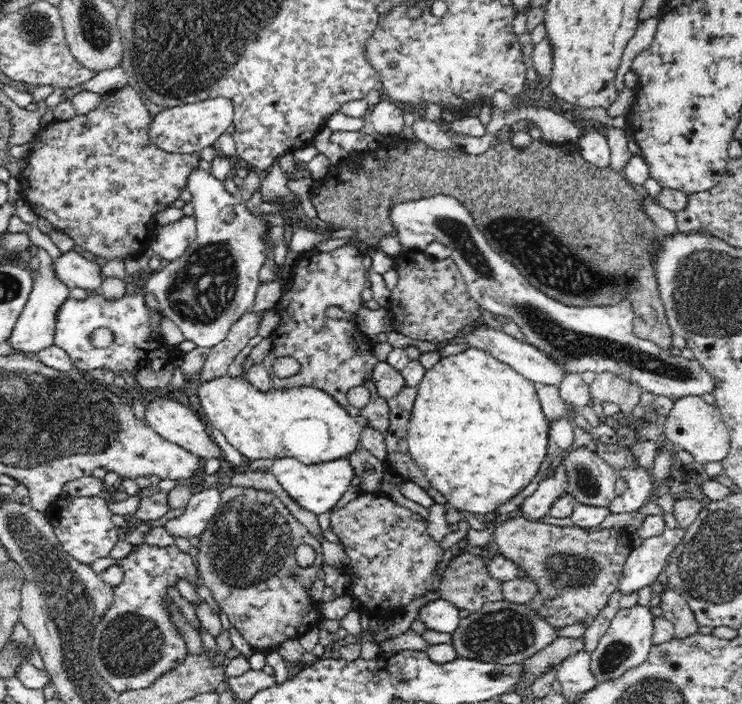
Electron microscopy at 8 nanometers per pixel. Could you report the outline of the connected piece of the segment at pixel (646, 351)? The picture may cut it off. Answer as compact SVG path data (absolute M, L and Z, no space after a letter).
M436 195L420 200L398 202L390 206L390 219L396 227L396 237L402 248L407 250L422 250L424 252L428 243L438 241L451 250L451 257L461 270L462 276L468 285L471 297L478 303L478 306L489 310L495 316L506 316L512 318L512 322L525 336L525 341L538 350L541 350L548 358L551 358L558 367L562 367L566 373L593 372L612 373L642 387L642 391L651 392L658 396L668 397L676 402L686 396L698 396L703 394L713 395L717 388L717 381L708 373L698 359L688 359L674 356L669 349L662 349L652 341L638 338L634 335L633 319L635 311L629 302L622 300L618 304L606 305L604 308L570 308L564 306L546 294L542 294L524 278L508 260L502 258L498 252L488 246L488 240L484 238L469 210L452 196Z

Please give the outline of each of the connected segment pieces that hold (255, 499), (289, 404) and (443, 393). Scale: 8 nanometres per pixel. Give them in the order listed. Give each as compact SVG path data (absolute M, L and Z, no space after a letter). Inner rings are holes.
M230 485L222 488L221 500L219 512L199 536L196 559L199 576L211 590L219 608L228 615L230 624L255 651L264 654L276 652L281 642L299 639L322 620L320 604L314 603L307 593L324 563L320 541L271 492ZM300 544L308 544L315 550L315 561L311 566L302 568L296 563L294 553Z
M242 376L215 377L198 386L202 411L247 460L292 457L304 464L348 458L361 445L362 427L327 392L312 387L262 392Z
M470 347L458 354L441 357L441 359L428 370L420 385L416 388L417 396L411 413L410 422L407 428L407 442L409 452L415 463L422 469L426 478L431 482L431 486L436 488L442 494L450 505L456 511L465 511L474 514L486 515L496 511L500 506L514 498L516 494L522 492L543 463L547 450L549 449L549 422L543 414L541 403L538 397L537 384L523 378L520 373L512 369L507 364L500 362L491 354L483 350Z

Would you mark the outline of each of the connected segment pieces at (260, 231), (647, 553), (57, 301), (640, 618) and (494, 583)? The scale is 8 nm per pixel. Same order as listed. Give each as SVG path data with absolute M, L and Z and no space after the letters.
M199 168L188 176L188 184L186 184L187 189L191 192L192 199L191 204L195 209L195 223L197 228L196 238L193 244L186 249L186 252L176 260L170 261L170 263L162 270L158 270L152 273L152 276L145 280L145 289L143 291L136 291L134 289L134 283L132 281L127 282L125 296L132 296L132 294L140 294L144 295L146 292L150 292L150 294L154 294L158 300L159 310L162 312L163 316L173 320L183 332L184 340L190 340L190 342L194 342L196 346L205 346L206 348L210 348L215 344L218 344L221 340L224 340L229 333L230 327L246 312L250 311L252 308L258 290L258 272L260 272L260 268L266 260L268 260L268 256L270 256L270 246L266 243L266 232L270 230L271 226L264 220L264 218L260 217L260 213L250 213L248 209L246 209L246 202L242 202L239 200L237 195L232 195L226 191L224 187L224 182L222 179L216 178L211 173L206 173L204 170L200 170Z
M666 528L658 536L641 541L628 555L620 572L618 590L622 594L650 588L658 574L664 570L670 554L680 544L686 528Z
M42 248L33 249L33 254L36 254L40 261L38 270L34 272L33 289L17 318L10 338L7 340L16 352L23 355L35 355L40 350L44 350L44 348L48 348L48 346L53 344L56 324L55 314L64 302L64 299L70 297L70 288L61 280L58 280L58 277L55 275L52 256Z
M635 605L631 608L621 608L612 619L606 634L591 654L590 670L598 683L620 678L624 672L640 666L653 648L653 620L658 612L651 607Z
M465 552L452 557L452 560L447 562L438 588L441 591L441 598L451 602L459 610L476 612L486 603L504 600L502 583L488 573L486 561L482 557Z

